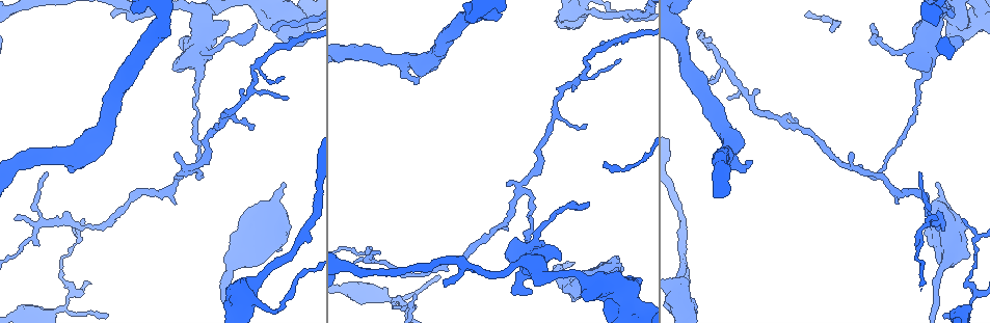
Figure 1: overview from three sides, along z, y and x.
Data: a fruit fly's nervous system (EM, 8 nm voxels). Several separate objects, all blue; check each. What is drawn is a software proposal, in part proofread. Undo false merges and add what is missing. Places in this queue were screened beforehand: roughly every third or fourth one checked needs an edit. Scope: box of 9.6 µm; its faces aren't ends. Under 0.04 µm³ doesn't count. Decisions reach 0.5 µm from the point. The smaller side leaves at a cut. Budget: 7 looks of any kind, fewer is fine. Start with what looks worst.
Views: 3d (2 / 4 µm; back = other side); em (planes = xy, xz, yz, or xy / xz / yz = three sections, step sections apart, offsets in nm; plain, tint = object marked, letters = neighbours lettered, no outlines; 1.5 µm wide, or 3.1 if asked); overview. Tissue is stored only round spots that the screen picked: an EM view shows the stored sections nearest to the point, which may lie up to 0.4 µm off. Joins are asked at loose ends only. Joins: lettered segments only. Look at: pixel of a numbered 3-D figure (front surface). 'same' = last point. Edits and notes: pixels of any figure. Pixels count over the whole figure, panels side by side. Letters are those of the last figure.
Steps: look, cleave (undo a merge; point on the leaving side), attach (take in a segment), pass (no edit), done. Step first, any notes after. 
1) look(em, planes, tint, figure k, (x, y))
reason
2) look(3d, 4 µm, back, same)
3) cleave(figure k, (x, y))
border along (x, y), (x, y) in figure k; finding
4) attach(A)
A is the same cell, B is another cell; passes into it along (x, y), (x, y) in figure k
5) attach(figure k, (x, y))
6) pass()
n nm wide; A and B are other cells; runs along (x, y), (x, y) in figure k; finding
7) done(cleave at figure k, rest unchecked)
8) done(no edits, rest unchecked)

look(3d, 4 µm, figure 1, (617, 267))
thick end

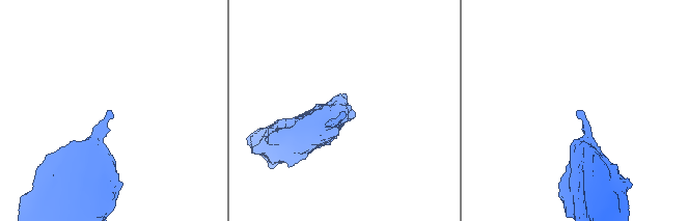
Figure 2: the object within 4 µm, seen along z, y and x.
look(em, xy, step 4, plain, figure 2, (112, 112))
shape alone is not enough

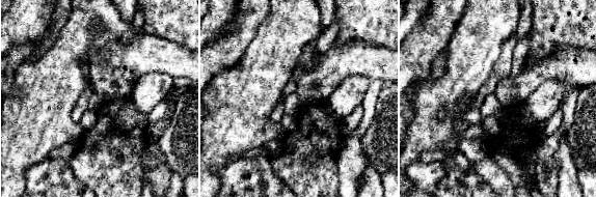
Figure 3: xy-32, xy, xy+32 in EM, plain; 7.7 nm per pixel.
look(em, xy, step 4, letters, same)
what lies round it

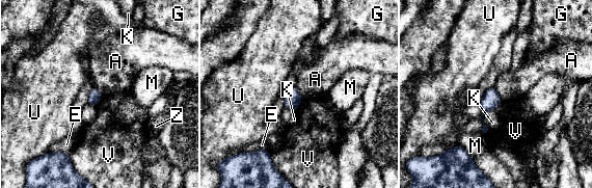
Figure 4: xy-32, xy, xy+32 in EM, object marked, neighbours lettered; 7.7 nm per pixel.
pass()
A, E, G, K, M, U, V and Z are other cells; border along (294, 86), (302, 99) in figure 4; no lettered segment goes on from it

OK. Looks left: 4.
look(em, planes, letters, figure 1, (228, 272))
thick turns thin

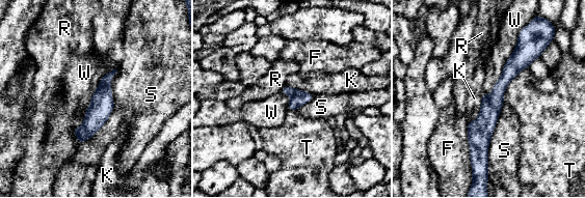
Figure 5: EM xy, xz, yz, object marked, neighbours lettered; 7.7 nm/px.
pass()
130 nm wide; F, K, R, S, T and W are other cells; all the same neuron

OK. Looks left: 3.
look(em, yz, step 4, tint, figure 1, (194, 105))
a narrow waist

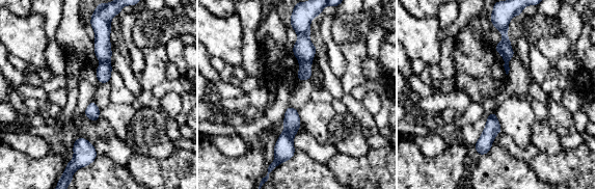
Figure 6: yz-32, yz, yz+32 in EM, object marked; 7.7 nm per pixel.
look(em, planes, letters, same)
another direction

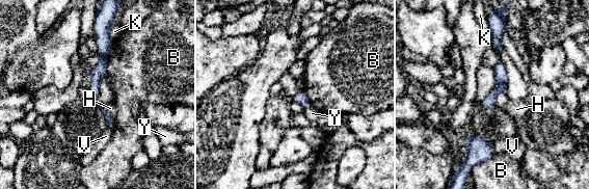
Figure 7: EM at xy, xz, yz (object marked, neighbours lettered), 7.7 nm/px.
cleave(figure 7, (100, 71))
B touches over 280 nm; B, H, K, V and Y are other cells; the part that leaves runs along (500, 64), (500, 86), (488, 106) in figure 7; two neurons meet here

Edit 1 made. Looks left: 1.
done(cleave at figure 7, rest unchecked)

